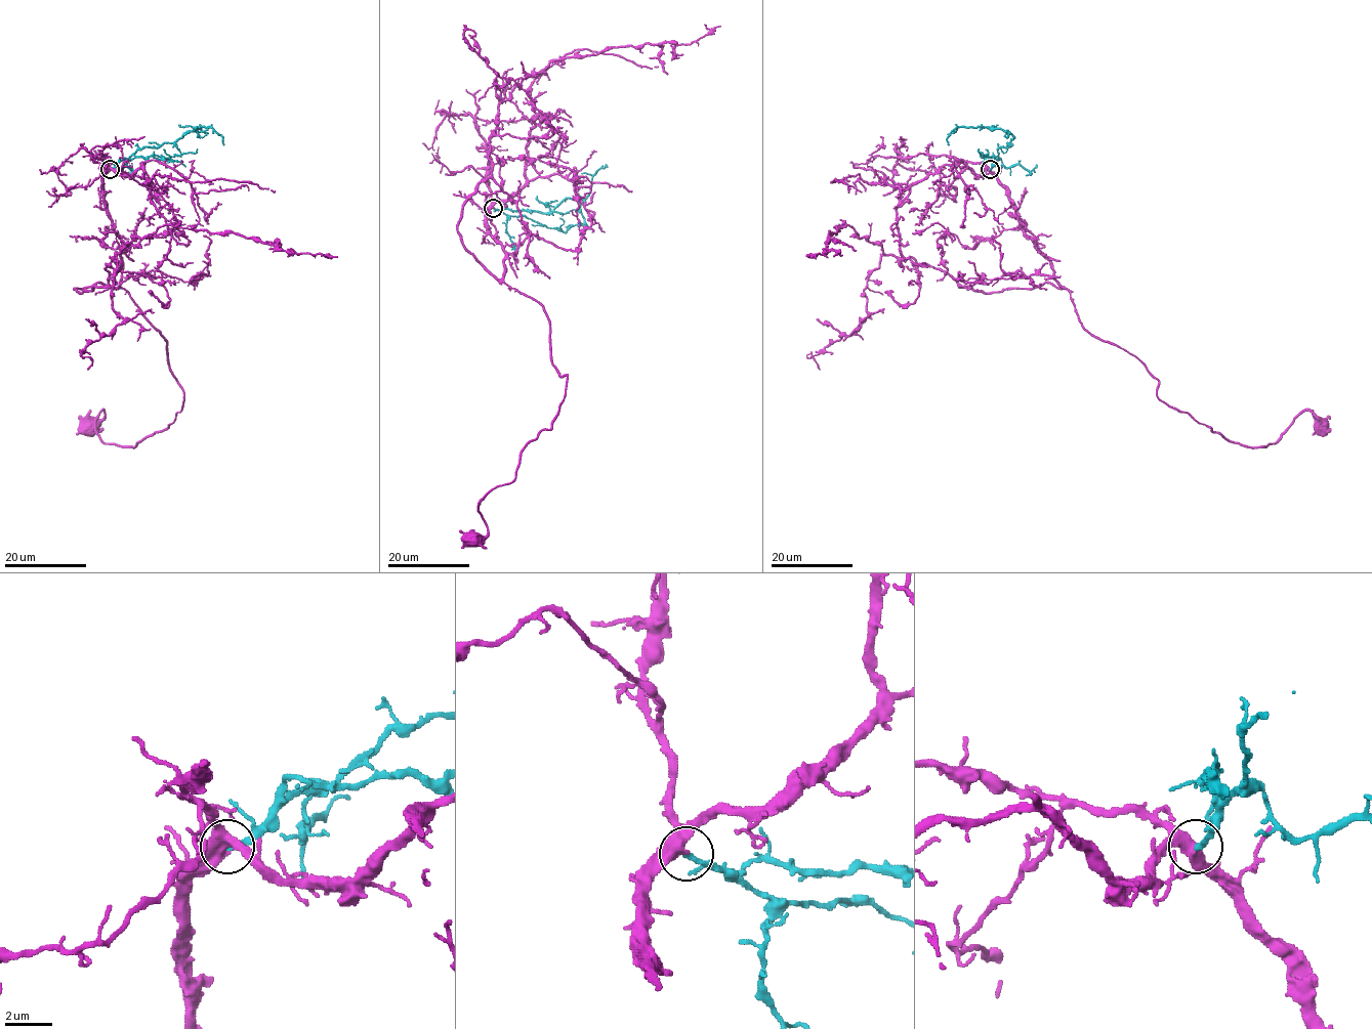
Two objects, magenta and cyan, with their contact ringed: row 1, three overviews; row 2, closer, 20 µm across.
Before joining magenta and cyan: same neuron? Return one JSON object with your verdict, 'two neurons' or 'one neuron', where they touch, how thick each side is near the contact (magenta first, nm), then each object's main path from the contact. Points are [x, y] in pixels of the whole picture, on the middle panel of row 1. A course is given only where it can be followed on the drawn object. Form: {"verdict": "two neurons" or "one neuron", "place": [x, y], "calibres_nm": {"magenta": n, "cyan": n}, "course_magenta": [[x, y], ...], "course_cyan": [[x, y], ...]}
{"verdict": "one neuron", "place": [493, 208], "calibres_nm": {"magenta": 550, "cyan": 240}, "course_magenta": [[492, 207], [503, 281], [542, 306], [567, 379], [551, 428], [477, 504], [487, 534], [473, 541]], "course_cyan": [[493, 207], [566, 231], [584, 222], [580, 204], [590, 190], [594, 174], [607, 167]]}

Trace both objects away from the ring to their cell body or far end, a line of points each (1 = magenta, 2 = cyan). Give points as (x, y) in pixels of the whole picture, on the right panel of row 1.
1: (989, 169), (1078, 318), (1141, 363), (1161, 400), (1251, 447), (1274, 443), (1306, 410), (1323, 424)
2: (989, 169), (997, 159), (997, 149), (1010, 142), (1013, 136), (1008, 131), (956, 126), (947, 137), (949, 144)

